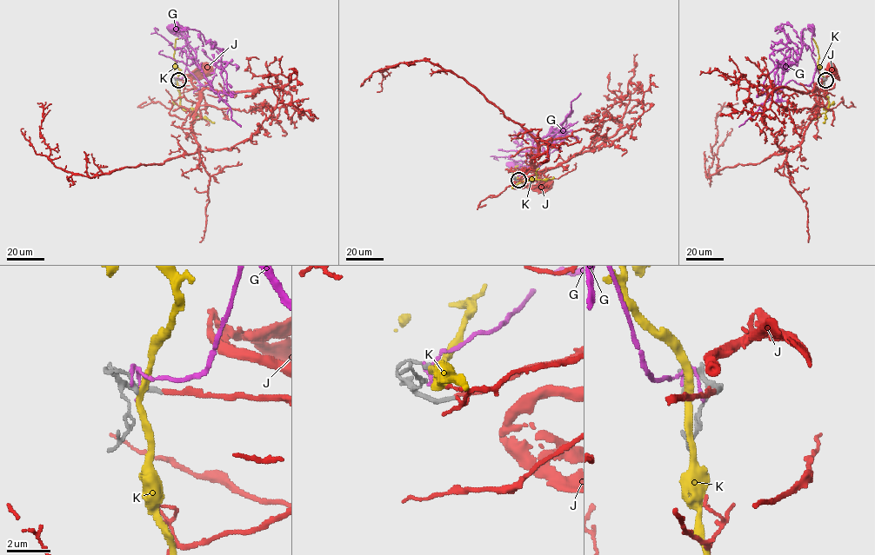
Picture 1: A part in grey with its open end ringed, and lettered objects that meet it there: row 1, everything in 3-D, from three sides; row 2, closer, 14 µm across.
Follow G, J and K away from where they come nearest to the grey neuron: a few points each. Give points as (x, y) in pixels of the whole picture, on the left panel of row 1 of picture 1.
G: (176, 78), (183, 77), (189, 50), (184, 37), (171, 29)
J: (178, 79), (191, 79), (184, 75), (206, 70)
K: (177, 79), (180, 105), (214, 122)

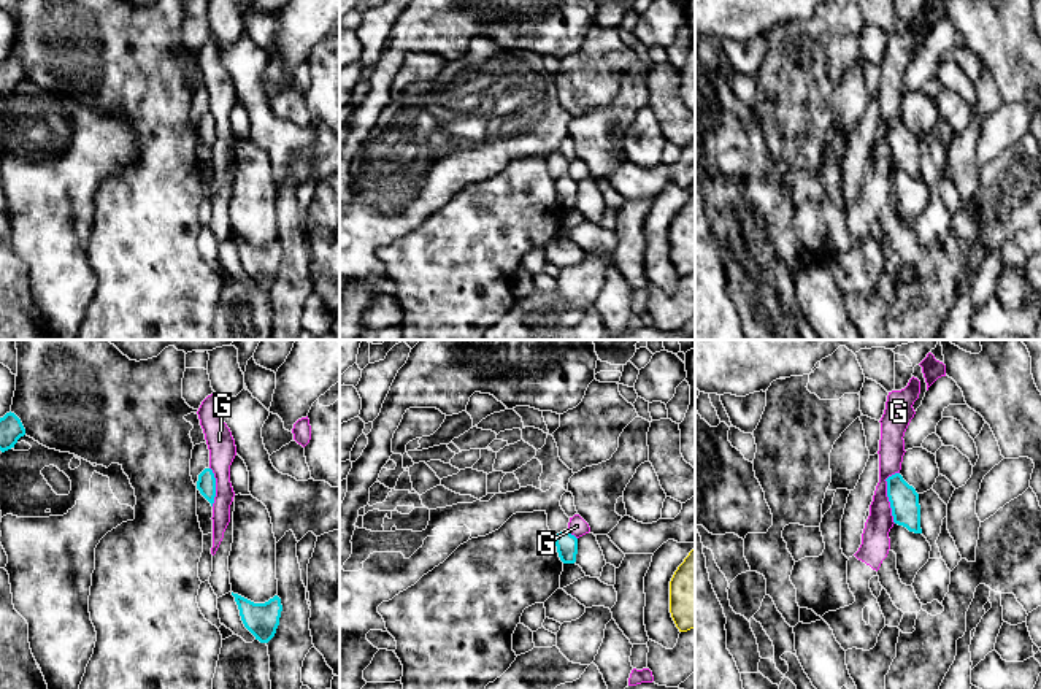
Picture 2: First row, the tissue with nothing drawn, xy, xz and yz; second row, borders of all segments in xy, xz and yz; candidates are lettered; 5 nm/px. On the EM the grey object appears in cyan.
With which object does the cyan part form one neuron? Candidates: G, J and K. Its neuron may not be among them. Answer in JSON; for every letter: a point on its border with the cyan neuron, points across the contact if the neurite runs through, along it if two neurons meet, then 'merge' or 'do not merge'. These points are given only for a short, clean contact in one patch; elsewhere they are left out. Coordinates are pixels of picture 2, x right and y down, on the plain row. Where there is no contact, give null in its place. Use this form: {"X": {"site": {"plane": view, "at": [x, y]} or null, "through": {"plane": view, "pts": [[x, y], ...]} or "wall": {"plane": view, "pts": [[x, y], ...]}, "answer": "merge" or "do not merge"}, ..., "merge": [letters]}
{"G": {"site": {"plane": "yz", "at": [887, 140]}, "wall": {"plane": "yz", "pts": [[898, 116], [886, 124], [886, 140], [895, 167]]}, "answer": "do not merge"}, "J": {"site": null, "answer": "merge"}, "K": {"site": null, "answer": "do not merge"}, "merge": ["J"]}

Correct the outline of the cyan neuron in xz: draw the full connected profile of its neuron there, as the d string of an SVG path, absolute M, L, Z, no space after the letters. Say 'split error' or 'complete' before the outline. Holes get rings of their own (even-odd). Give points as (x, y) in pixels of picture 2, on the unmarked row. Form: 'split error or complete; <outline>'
complete; M568 173L555 179L555 191L563 208L576 206L578 183Z

